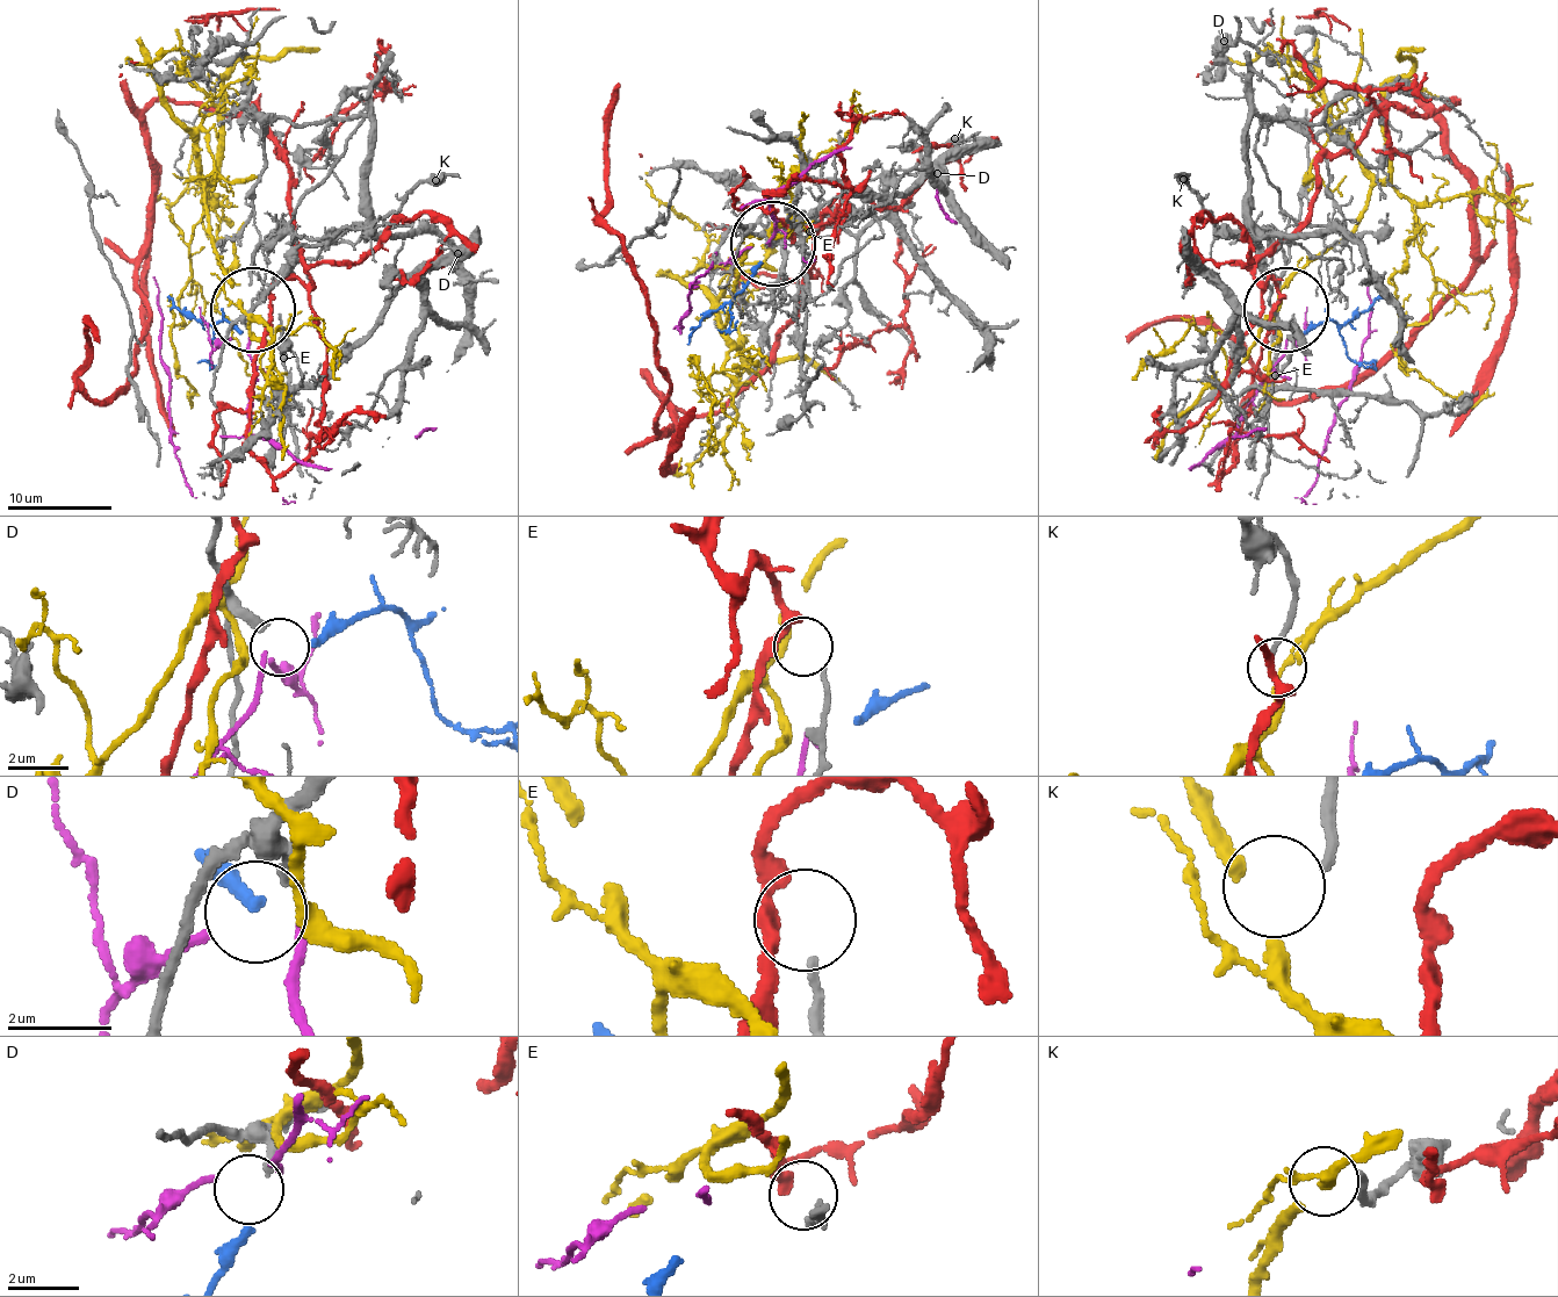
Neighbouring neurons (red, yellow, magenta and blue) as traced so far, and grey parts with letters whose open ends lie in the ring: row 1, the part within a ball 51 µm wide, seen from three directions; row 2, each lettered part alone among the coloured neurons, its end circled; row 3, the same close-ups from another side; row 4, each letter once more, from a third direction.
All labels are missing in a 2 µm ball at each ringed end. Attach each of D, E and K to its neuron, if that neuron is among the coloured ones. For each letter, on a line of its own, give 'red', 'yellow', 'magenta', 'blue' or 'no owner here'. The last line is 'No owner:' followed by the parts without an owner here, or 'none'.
D: blue
E: red
K: yellow
No owner: none

